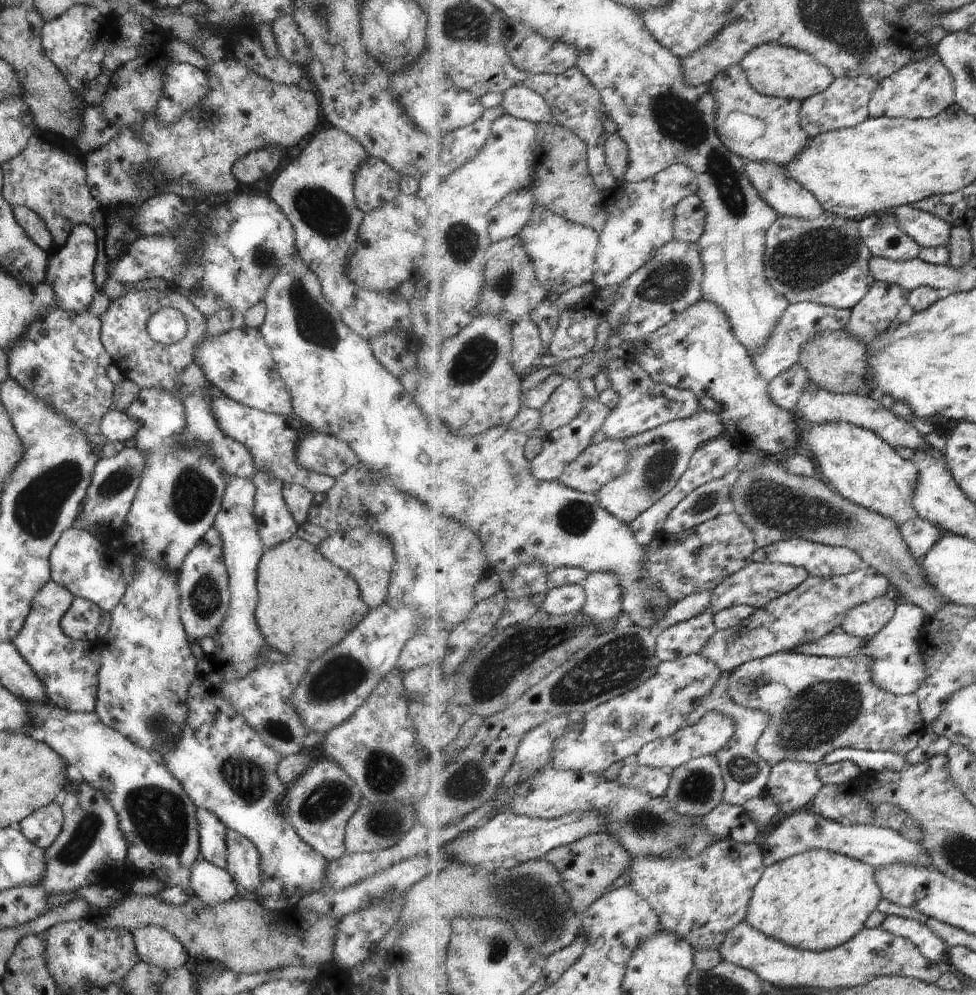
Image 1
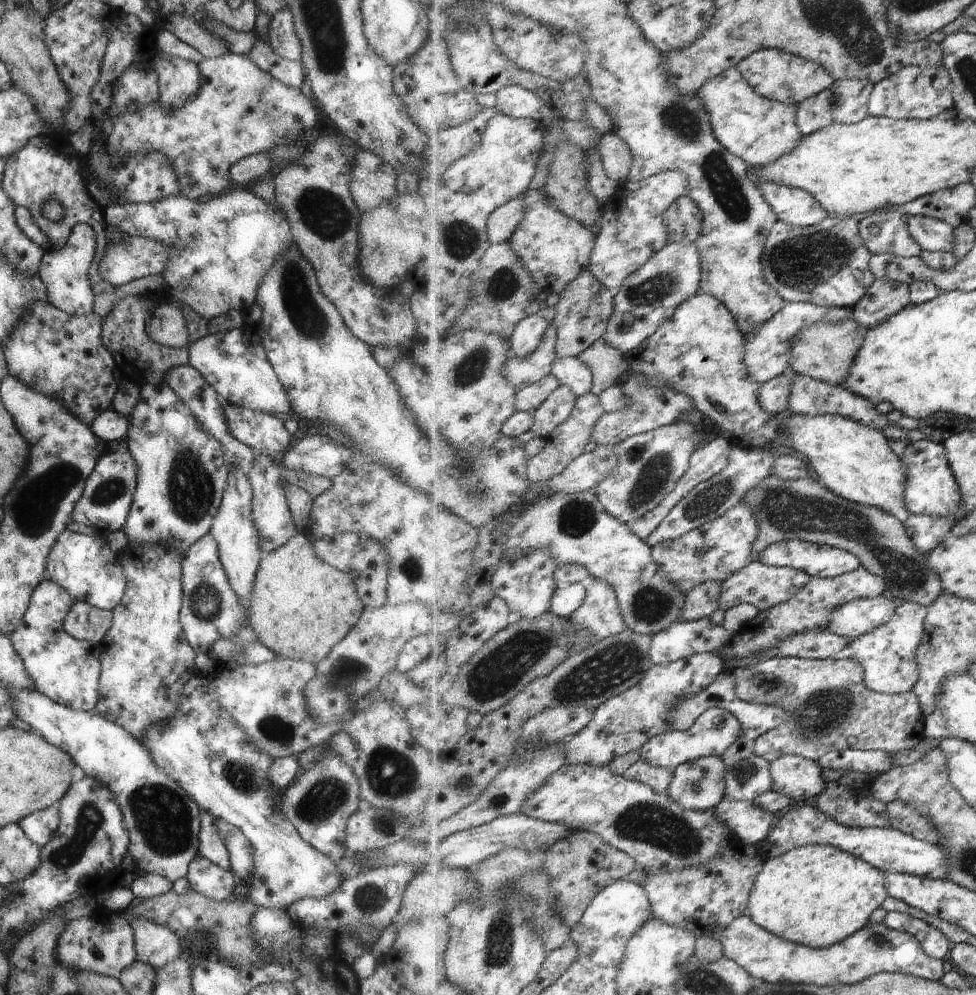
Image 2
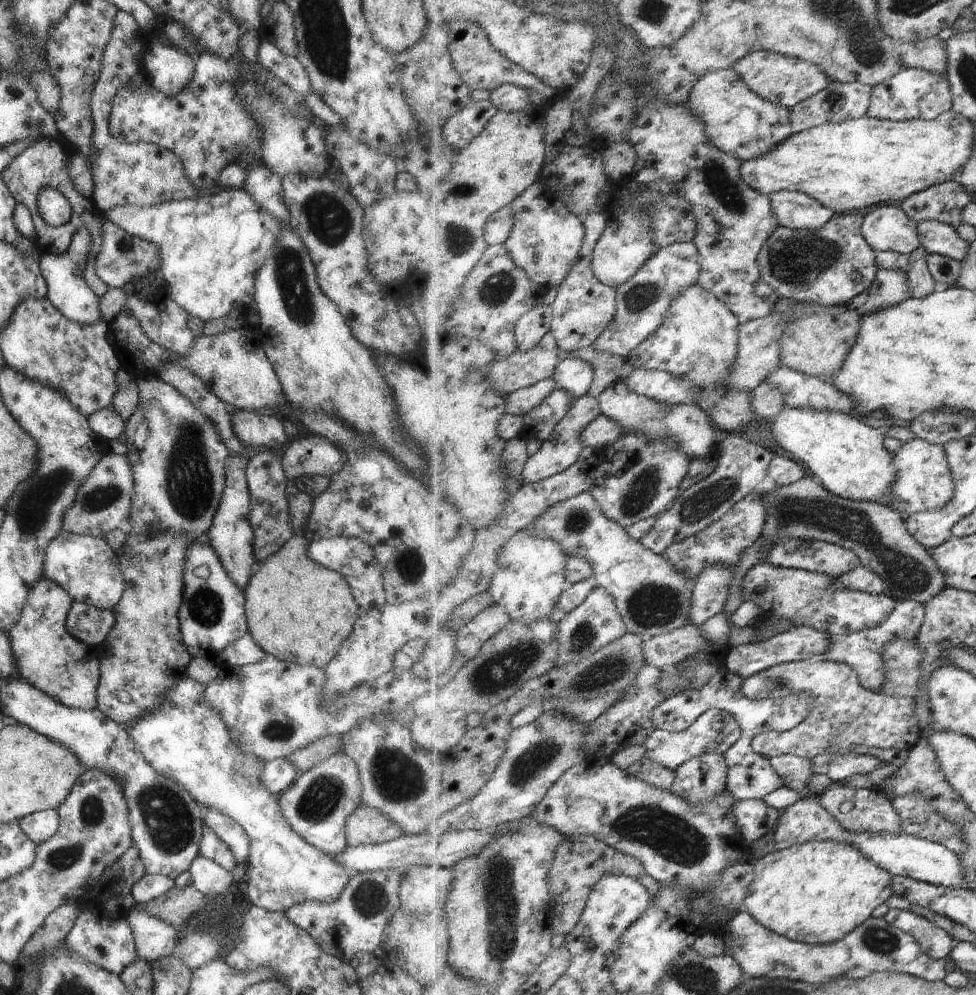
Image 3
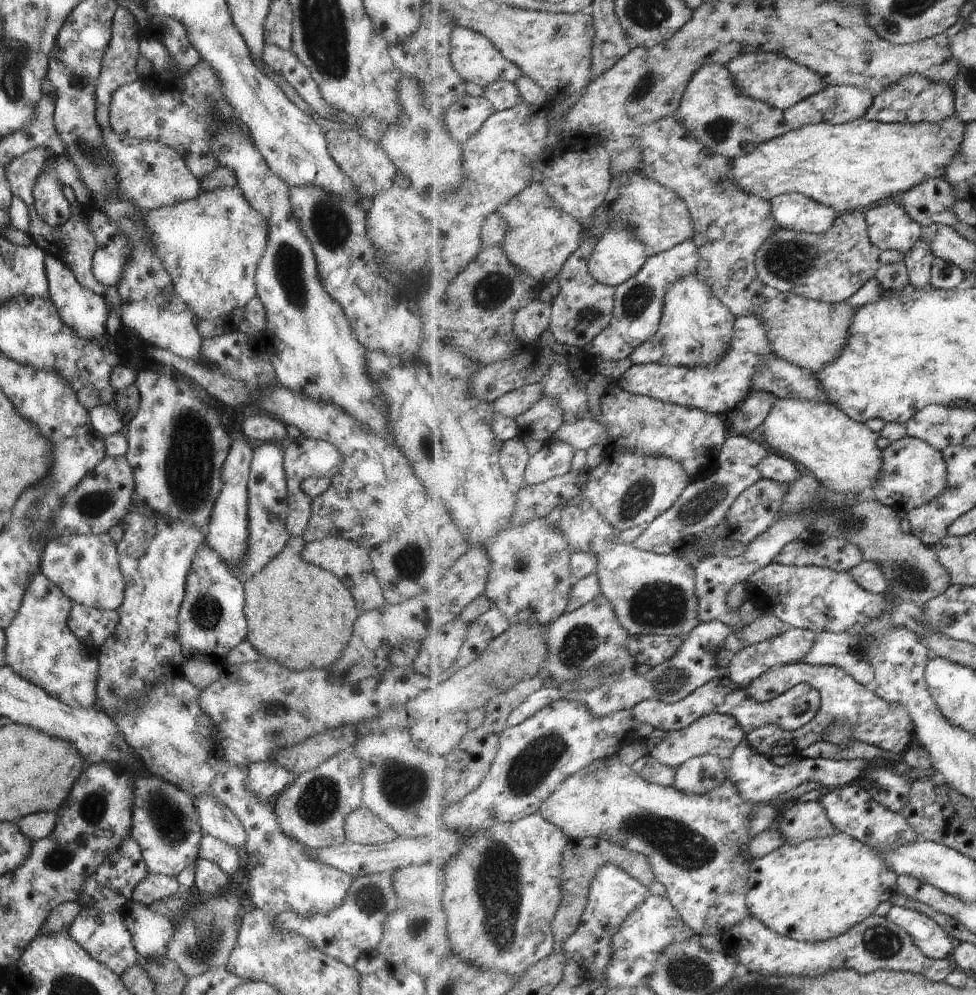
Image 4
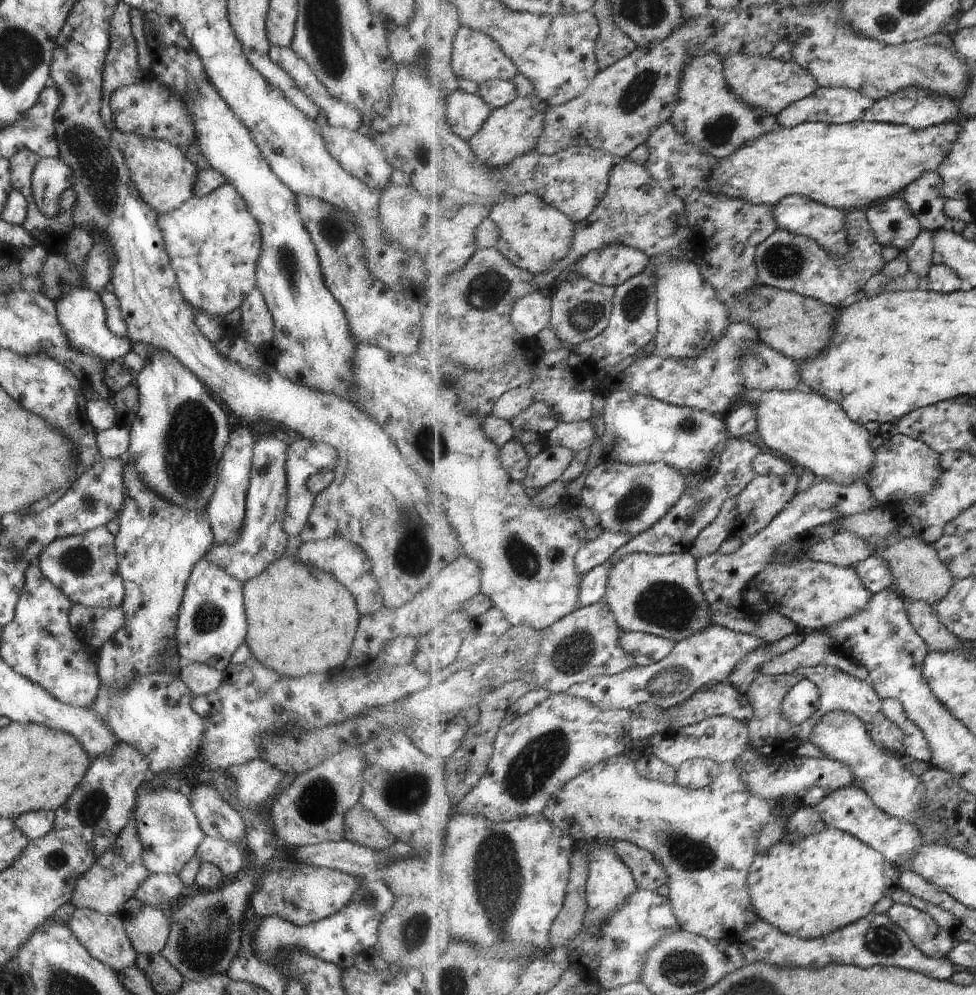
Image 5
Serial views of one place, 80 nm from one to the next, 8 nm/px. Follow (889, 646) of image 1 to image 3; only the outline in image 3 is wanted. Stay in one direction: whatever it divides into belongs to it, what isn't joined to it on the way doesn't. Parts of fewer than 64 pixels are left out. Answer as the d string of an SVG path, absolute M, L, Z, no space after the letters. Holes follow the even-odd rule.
M900 601L892 615L878 627L859 631L846 637L832 636L832 645L824 655L825 660L849 663L860 676L866 689L881 692L886 681L884 653L889 645L901 639L910 643L917 642L926 617L926 606L917 601Z

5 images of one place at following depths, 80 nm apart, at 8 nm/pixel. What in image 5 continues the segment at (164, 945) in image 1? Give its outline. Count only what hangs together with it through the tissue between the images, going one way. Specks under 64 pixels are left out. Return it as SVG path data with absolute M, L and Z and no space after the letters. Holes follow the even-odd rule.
M134 896L120 904L115 915L120 917L123 928L138 953L158 953L165 944L169 918L160 907L143 904Z

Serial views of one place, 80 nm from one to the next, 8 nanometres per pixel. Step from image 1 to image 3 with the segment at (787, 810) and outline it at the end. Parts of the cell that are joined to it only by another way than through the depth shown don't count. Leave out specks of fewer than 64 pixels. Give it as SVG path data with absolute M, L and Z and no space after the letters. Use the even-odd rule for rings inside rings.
M781 755L772 760L775 772L784 780L784 786L809 796L815 790L809 788L809 780L815 776L811 759L799 755Z

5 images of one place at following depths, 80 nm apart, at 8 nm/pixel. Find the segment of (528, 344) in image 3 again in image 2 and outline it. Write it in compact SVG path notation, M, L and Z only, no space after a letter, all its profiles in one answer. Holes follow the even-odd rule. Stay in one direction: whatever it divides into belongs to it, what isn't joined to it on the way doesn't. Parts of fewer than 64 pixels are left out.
M555 306L545 307L537 314L529 315L516 324L515 330L510 336L510 345L512 354L517 359L525 359L539 348L546 328L549 323L553 323L555 318Z

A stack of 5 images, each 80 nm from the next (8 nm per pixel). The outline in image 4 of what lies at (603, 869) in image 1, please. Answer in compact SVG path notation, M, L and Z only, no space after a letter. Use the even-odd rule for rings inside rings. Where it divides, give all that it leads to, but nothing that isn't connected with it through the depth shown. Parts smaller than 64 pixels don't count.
M587 837L584 839L570 839L564 850L563 872L561 879L561 902L556 918L552 920L552 929L557 941L565 942L576 933L580 926L581 917L588 906L588 896L595 875L605 865L617 865L628 872L634 879L640 880L647 888L651 882L656 881L652 864L644 854L636 853L627 847L605 840L599 837Z

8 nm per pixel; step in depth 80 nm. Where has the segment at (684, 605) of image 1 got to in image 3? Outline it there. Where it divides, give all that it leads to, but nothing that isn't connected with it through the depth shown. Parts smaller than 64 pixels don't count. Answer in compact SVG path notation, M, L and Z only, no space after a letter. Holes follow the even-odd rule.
M709 567L704 570L692 592L689 618L695 625L701 626L725 610L725 597L729 594L733 574L733 567Z

